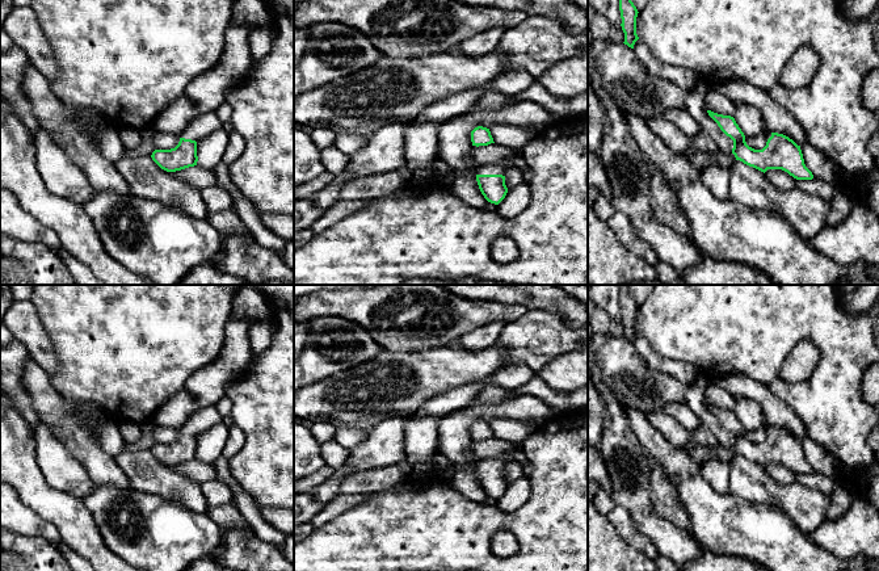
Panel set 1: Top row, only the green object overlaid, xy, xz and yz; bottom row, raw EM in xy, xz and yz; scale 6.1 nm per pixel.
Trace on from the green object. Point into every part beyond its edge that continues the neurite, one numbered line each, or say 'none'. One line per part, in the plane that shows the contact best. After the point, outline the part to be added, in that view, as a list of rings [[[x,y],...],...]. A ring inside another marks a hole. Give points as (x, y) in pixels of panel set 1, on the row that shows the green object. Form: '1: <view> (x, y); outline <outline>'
1: xz (500, 167); outline [[[502,159],[491,164],[480,164],[475,169],[475,175],[506,175],[506,171],[509,168],[514,167],[512,160],[509,159]]]

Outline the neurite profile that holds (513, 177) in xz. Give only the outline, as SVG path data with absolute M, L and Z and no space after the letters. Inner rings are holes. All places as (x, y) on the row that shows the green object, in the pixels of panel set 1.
M512 167L506 171L505 185L508 190L518 186L522 182L523 182L523 175L521 169L518 169L517 167Z

